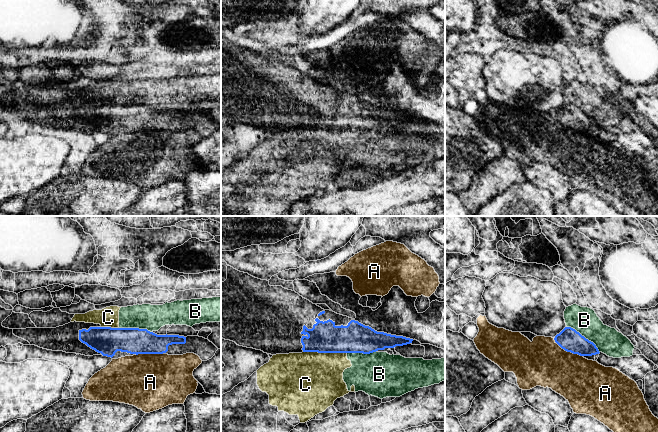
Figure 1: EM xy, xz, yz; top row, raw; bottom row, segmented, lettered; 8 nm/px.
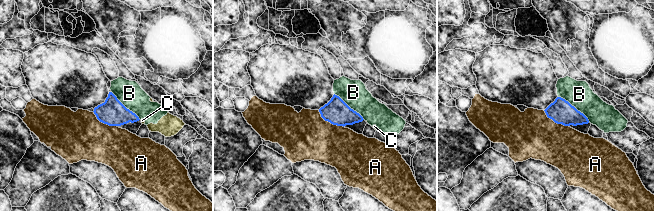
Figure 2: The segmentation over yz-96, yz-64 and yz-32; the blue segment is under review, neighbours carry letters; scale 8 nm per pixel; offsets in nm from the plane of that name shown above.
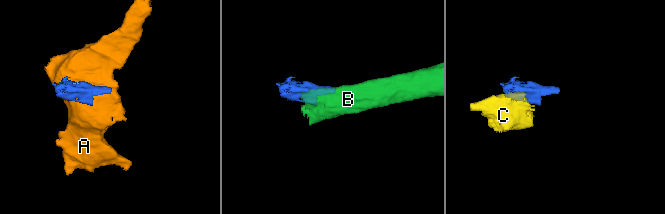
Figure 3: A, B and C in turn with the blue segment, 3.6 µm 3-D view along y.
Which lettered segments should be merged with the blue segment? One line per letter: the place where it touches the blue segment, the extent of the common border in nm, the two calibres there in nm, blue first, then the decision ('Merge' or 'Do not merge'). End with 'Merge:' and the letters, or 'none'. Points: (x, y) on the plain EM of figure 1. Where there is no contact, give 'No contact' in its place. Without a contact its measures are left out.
A: Touches blue at yz (567, 127). Shared border 280 nm. Thickness 180 nm (blue) against 380 nm. Do not merge
B: Touches blue at yz (584, 113). Shared border 340 nm. Thickness 180 nm (blue) against 220 nm. Do not merge
C: Touches blue at xz (325, 128). Shared border 360 nm. Thickness 240 nm (blue) against 460 nm. Do not merge
Merge: none

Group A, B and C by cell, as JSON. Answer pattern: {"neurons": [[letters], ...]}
{"neurons": [["A"], ["B", "C"]]}

